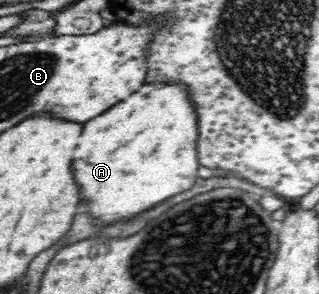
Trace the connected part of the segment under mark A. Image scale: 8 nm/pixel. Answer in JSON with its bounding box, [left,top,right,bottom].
[73,80,200,223]

